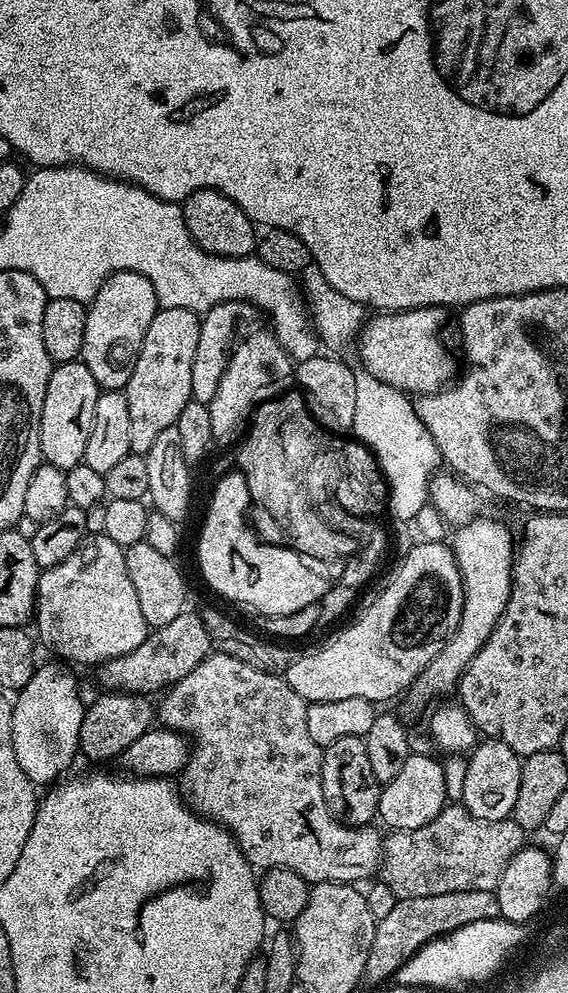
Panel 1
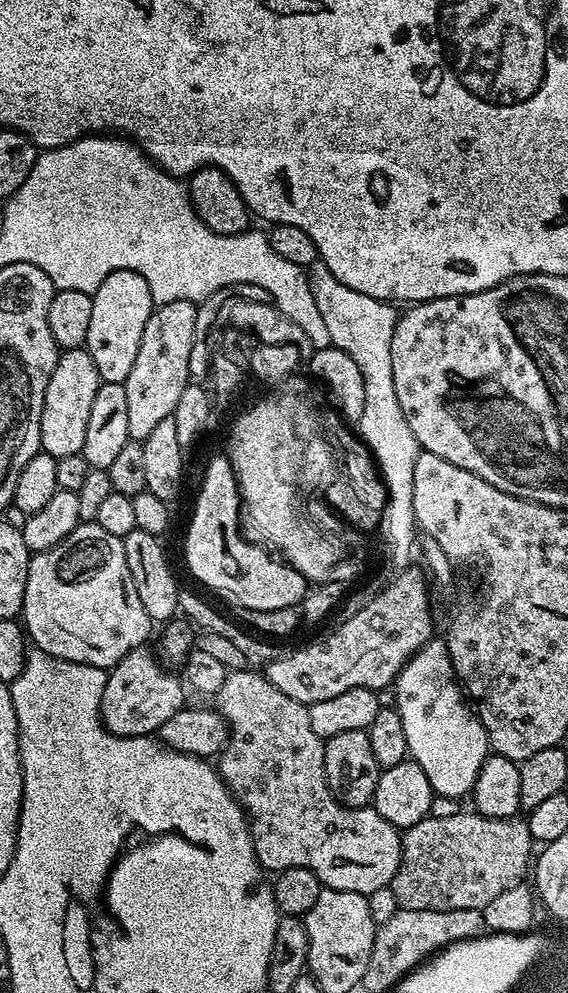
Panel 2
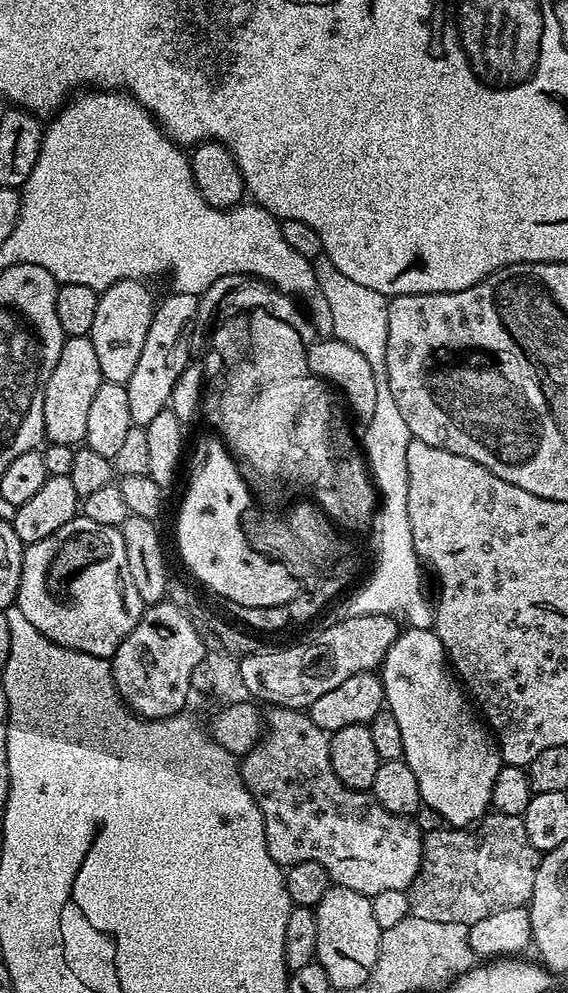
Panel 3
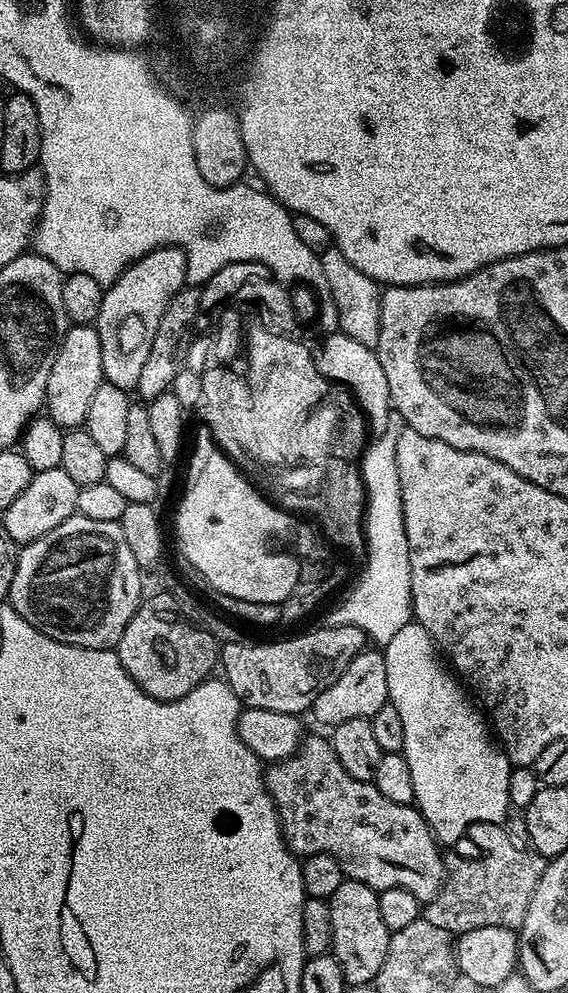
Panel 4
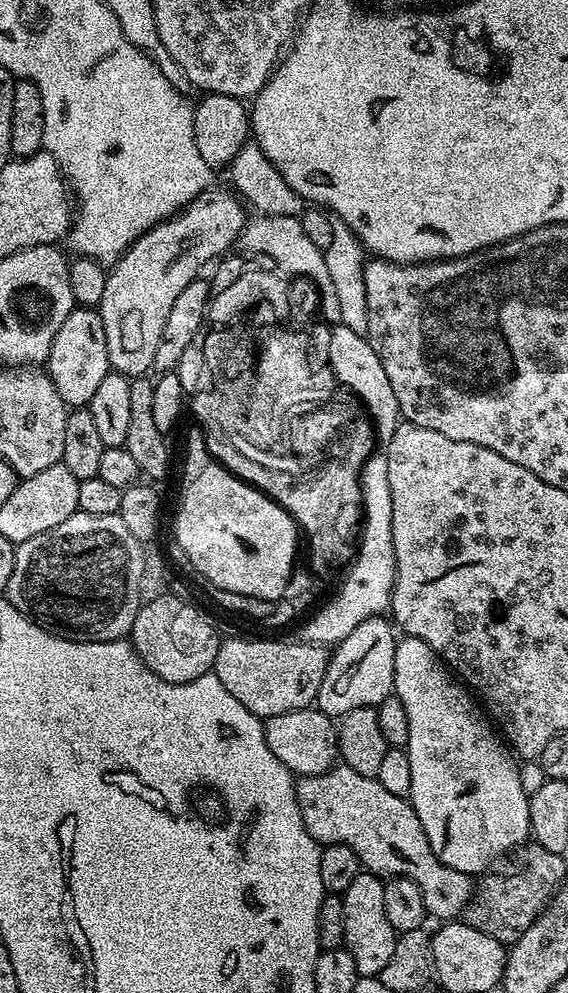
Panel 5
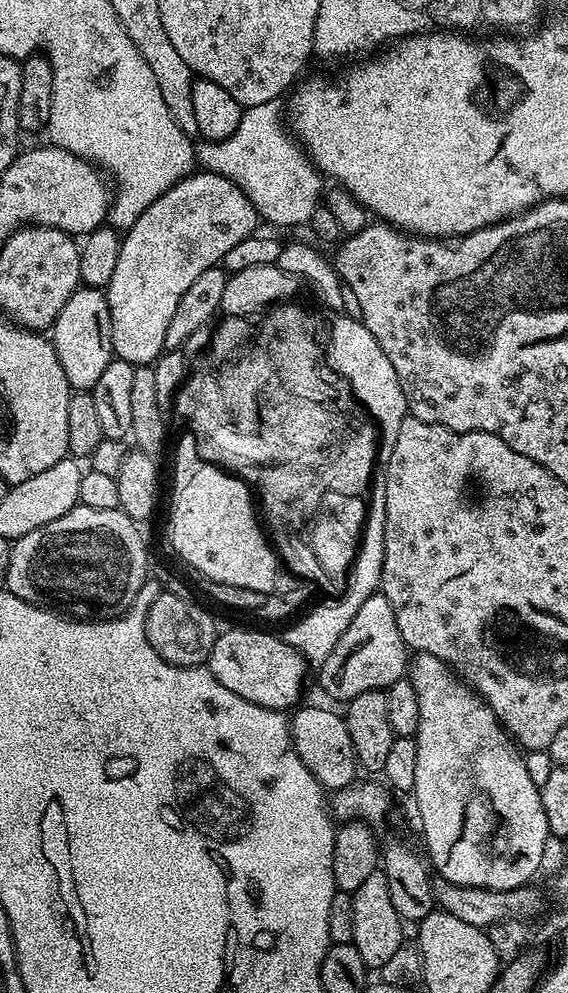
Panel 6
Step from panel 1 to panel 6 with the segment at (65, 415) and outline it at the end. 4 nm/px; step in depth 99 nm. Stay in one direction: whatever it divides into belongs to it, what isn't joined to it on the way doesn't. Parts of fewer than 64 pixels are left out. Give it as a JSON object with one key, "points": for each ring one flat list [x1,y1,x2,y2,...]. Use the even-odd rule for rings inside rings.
{"points":[[77,288,52,324,50,339,58,354,62,374,66,374,69,389,91,390,114,358,107,295,98,288]]}

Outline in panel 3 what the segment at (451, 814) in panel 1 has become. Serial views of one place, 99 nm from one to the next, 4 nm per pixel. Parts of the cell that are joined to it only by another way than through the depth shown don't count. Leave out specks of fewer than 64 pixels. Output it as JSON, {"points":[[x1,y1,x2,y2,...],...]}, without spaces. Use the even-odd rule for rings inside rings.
{"points":[[481,823,480,832,476,833,462,828,439,826,424,836,420,872,414,878,412,887,407,889,410,916,430,922,458,922,470,926,503,908,523,908,527,905,532,898,534,874,540,865,541,853,526,838,526,830,519,823,500,823,504,824]]}

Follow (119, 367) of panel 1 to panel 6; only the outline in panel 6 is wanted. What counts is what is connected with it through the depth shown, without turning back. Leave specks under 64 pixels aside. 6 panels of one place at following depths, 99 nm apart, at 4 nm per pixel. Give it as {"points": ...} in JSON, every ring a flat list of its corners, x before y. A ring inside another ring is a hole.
{"points":[[203,170,193,171,192,175,185,176,174,186,170,186,170,190,166,190,166,194,162,194,153,204,146,206,146,210,136,219,134,226,130,226,123,233,118,254,118,266,114,266,114,278,110,278,106,289,108,309,110,310,110,338,115,359,125,360,134,366,155,365,161,352,165,351,166,330,170,327,170,318,174,318,174,310,178,310,178,302,182,298,182,294,186,294,186,290,190,290,191,284,198,279,198,274,202,274,202,270,217,267,223,261,224,255,234,246,238,246,238,242,242,242,242,238,253,235,257,231,256,224,258,225,258,217,254,206,250,202,250,198,246,198,246,194,242,194,242,190,237,184,230,182,230,178,222,178,218,174]]}

